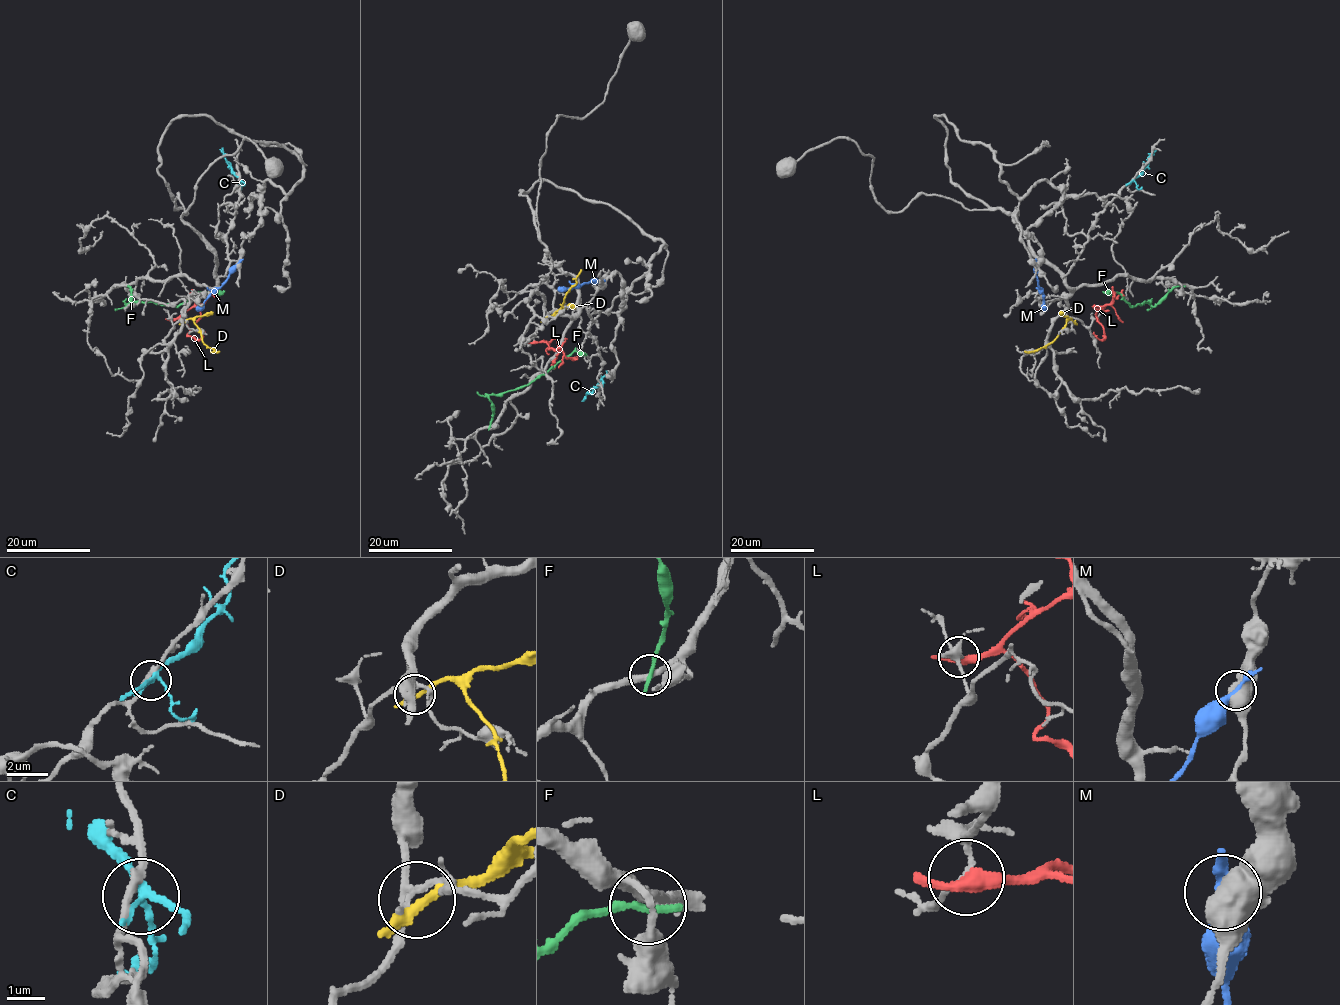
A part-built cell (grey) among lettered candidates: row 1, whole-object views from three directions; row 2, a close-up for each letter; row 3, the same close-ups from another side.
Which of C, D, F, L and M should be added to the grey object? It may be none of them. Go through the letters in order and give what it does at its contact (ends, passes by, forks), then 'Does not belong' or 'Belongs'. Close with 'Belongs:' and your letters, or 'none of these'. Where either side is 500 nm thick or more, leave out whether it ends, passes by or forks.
C: It forks there. Does not belong
D: It passes by. Does not belong
F: It ends there. Does not belong
L: It passes by. Does not belong
M: Does not belong
Belongs: none of these

